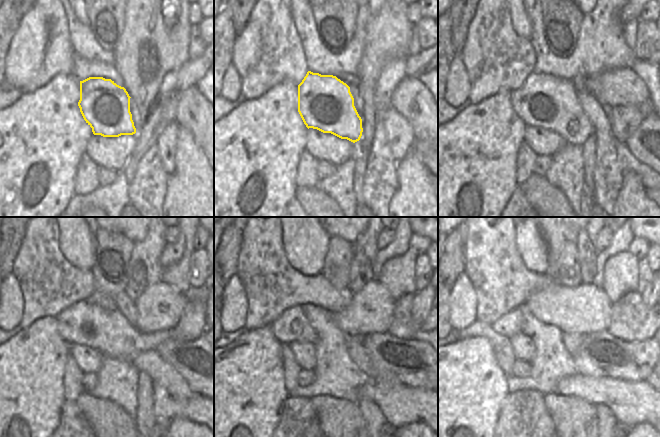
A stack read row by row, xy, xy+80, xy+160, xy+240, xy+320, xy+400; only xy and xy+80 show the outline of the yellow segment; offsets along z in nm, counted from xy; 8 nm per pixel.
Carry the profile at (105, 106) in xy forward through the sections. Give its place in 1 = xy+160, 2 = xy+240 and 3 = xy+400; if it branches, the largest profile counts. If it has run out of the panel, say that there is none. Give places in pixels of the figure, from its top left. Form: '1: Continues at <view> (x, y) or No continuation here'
1: Continues at xy+160 (547, 101)
2: Continues at xy+240 (109, 332)
3: Continues at xy+400 (509, 324)

